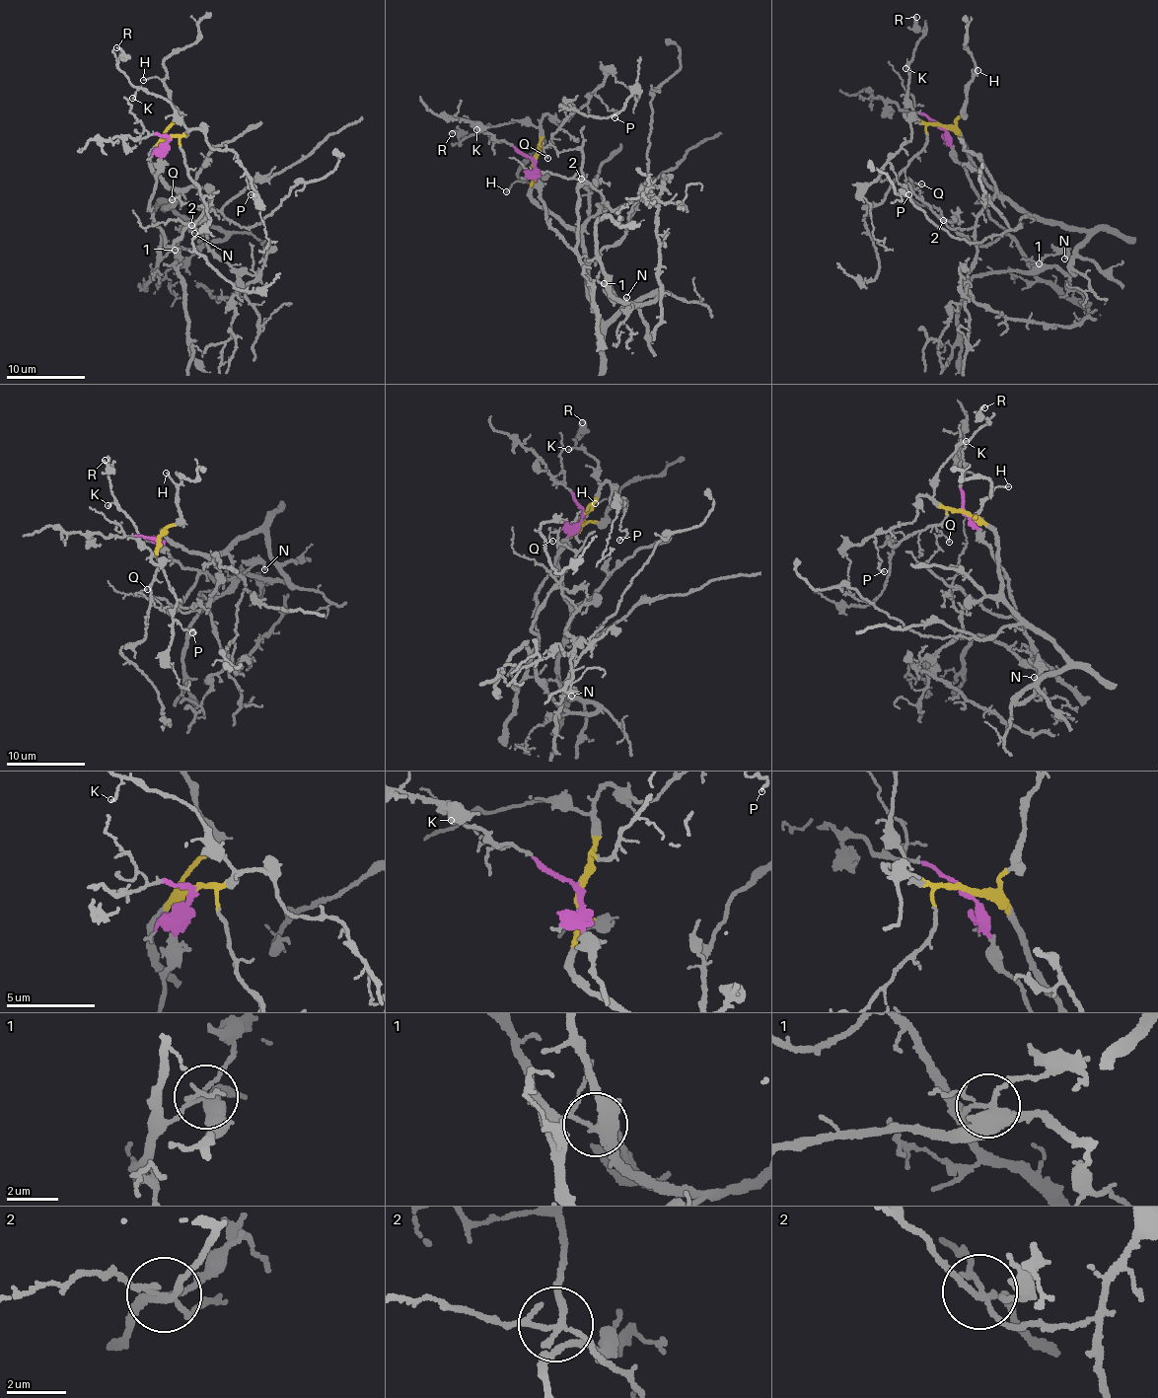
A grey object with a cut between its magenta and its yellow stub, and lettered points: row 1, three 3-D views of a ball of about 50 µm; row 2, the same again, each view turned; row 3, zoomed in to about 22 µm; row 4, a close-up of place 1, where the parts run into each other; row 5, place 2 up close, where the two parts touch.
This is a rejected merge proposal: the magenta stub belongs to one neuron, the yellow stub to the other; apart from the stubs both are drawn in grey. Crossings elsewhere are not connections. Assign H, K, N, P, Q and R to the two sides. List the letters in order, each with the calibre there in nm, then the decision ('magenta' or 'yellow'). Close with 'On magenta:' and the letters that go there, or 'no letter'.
H: 110 nm | yellow
K: 130 nm | yellow
N: 150 nm | magenta
P: 130 nm | yellow
Q: 100 nm | magenta
R: 180 nm | yellow
On magenta: N, Q

